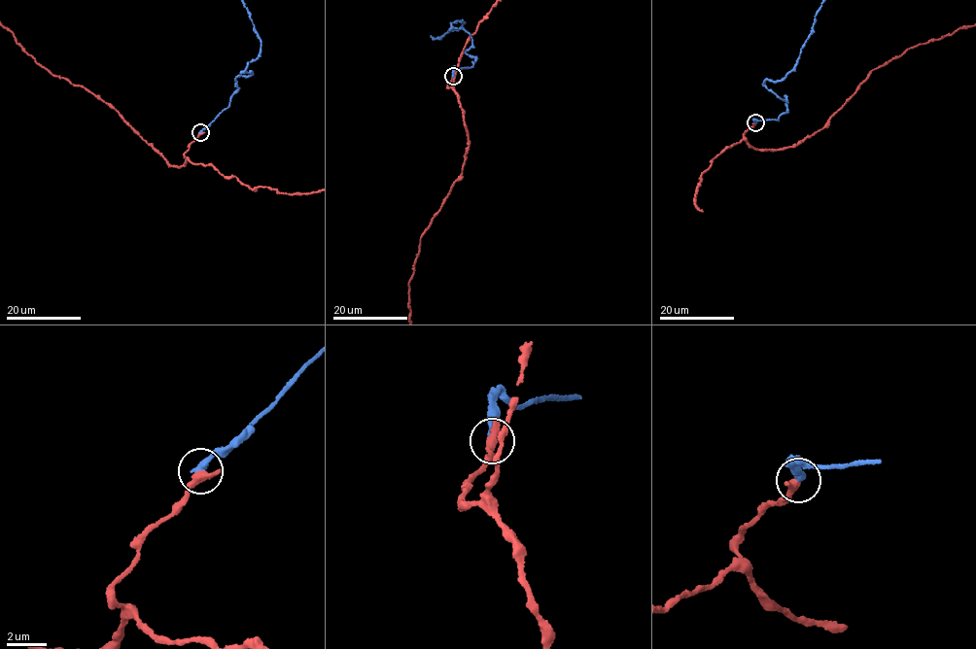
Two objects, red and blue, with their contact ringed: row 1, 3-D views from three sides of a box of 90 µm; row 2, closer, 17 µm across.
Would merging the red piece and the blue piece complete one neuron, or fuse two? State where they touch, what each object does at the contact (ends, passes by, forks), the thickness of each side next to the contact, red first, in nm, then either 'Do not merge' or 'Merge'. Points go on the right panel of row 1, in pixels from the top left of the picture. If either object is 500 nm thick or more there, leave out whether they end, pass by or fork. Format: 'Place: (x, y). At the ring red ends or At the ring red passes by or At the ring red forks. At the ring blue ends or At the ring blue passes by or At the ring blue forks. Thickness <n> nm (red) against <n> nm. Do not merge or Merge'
Place: (755, 122). Thickness 500 nm (red) against 360 nm. Do not merge

